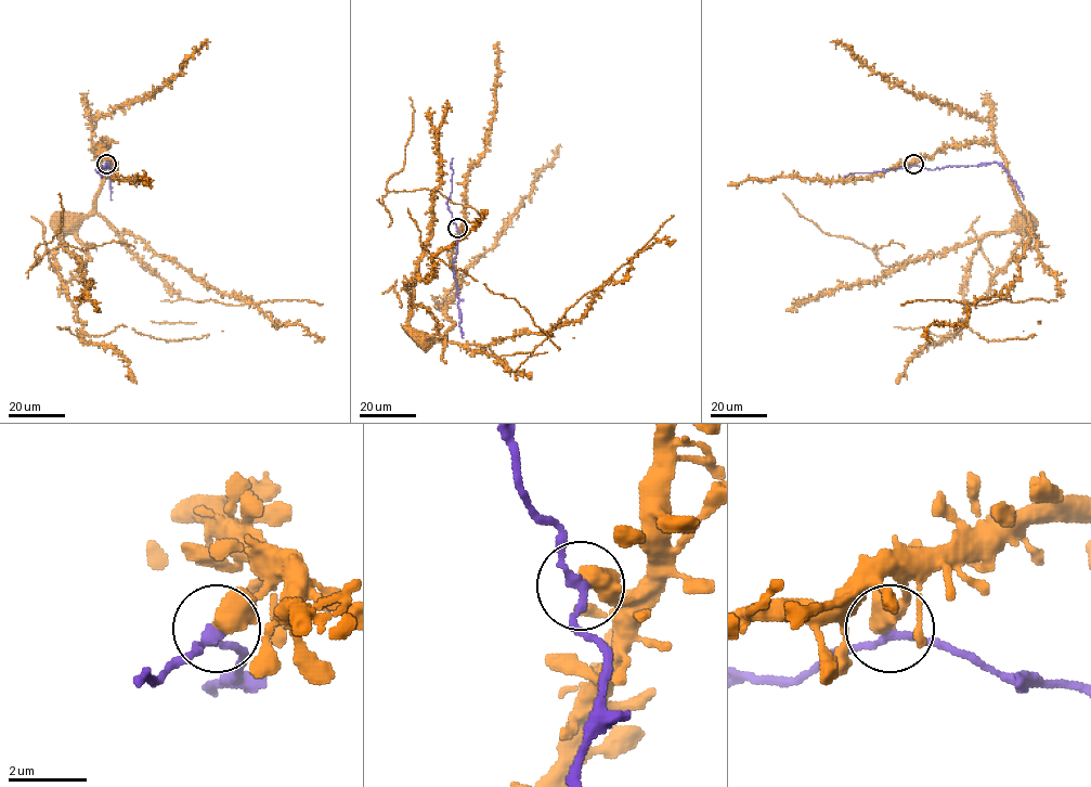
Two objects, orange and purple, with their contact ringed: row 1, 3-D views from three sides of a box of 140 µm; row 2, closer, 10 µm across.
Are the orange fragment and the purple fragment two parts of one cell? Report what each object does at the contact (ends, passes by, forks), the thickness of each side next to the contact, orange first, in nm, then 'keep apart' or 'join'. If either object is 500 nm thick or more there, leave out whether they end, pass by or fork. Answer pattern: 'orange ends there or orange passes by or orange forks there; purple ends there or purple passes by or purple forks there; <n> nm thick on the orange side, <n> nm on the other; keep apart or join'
orange passes by; purple passes by; 400 nm thick on the orange side, 200 nm on the other; keep apart

